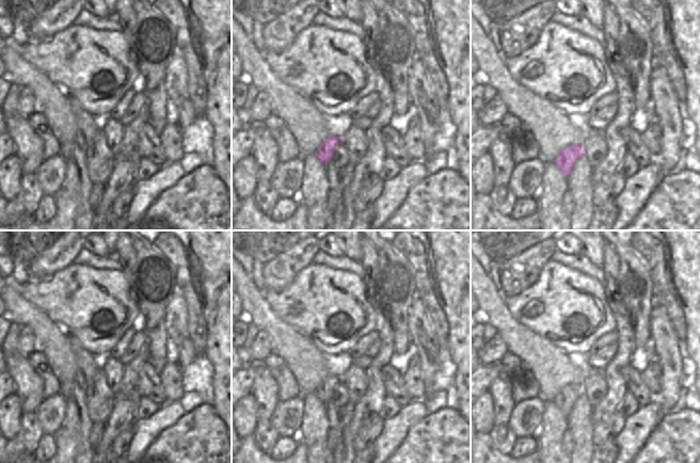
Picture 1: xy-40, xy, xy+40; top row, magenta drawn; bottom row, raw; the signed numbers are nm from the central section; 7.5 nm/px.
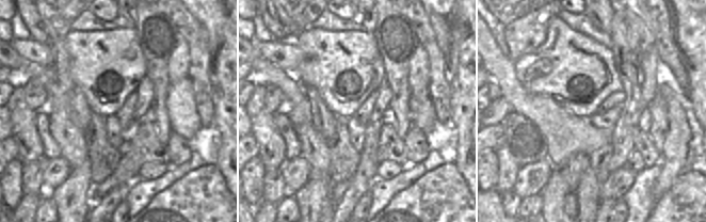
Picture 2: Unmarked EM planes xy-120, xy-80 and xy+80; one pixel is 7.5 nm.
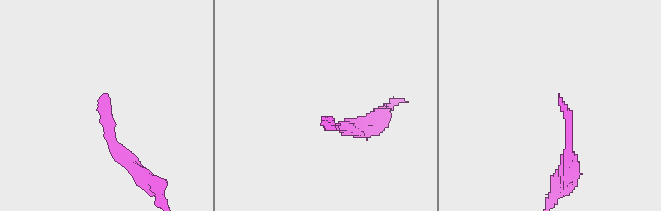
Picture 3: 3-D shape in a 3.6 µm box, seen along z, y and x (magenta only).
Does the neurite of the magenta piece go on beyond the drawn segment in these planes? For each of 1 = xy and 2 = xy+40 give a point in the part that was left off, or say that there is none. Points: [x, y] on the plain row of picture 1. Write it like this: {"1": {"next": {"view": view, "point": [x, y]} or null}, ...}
{"1": {"next": null}, "2": {"next": null}}

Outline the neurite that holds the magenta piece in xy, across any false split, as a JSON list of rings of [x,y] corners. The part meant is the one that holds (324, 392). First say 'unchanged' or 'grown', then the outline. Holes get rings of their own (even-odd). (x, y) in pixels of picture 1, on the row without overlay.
unchanged; [[[329,376],[321,382],[315,394],[322,403],[327,403],[332,398],[334,389],[338,386],[339,383],[339,377]]]

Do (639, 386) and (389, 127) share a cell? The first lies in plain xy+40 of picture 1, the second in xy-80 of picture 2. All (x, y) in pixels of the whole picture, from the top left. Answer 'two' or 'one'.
one

